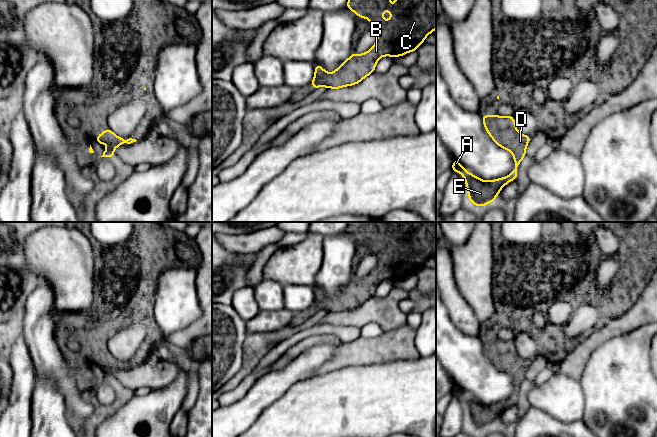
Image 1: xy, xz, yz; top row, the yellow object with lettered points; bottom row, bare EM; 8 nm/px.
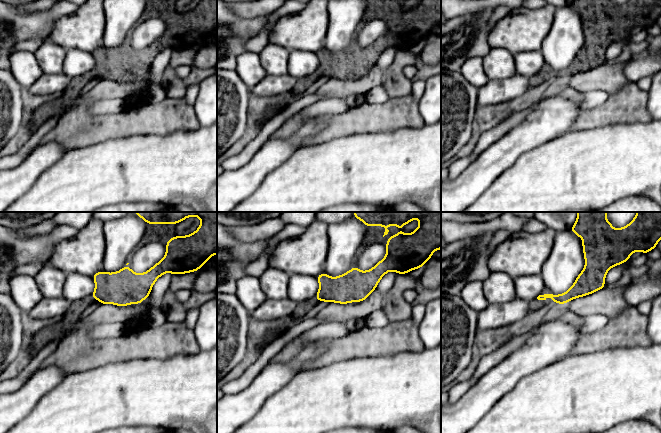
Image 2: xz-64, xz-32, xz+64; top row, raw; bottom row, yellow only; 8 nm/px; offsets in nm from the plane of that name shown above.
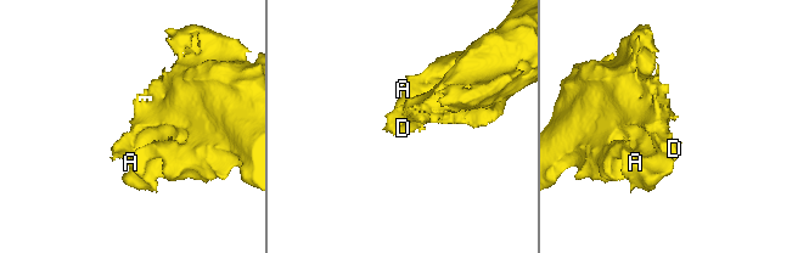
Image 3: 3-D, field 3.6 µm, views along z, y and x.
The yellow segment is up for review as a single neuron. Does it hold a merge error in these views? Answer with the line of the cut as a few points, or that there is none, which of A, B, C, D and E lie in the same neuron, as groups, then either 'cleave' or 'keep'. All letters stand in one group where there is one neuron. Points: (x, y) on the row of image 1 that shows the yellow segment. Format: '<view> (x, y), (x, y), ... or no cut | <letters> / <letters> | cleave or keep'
no cut | A B C D E | keep

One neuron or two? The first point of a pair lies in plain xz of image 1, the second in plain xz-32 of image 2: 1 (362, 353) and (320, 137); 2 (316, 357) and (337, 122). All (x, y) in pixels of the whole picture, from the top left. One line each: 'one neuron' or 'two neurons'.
1: one neuron
2: two neurons

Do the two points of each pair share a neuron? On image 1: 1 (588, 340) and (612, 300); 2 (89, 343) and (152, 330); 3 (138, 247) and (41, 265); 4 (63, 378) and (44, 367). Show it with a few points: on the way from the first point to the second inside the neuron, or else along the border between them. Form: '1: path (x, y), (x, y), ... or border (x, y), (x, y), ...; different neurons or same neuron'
1: border (621, 314), (599, 326); different neurons
2: path (105, 327), (116, 316), (139, 316); same neuron
3: border (87, 234), (92, 248), (94, 278); different neurons
4: path (58, 373), (52, 367), (49, 367); same neuron

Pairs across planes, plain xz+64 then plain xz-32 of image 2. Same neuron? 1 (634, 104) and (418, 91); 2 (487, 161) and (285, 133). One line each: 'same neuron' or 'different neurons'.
1: different neurons
2: different neurons

